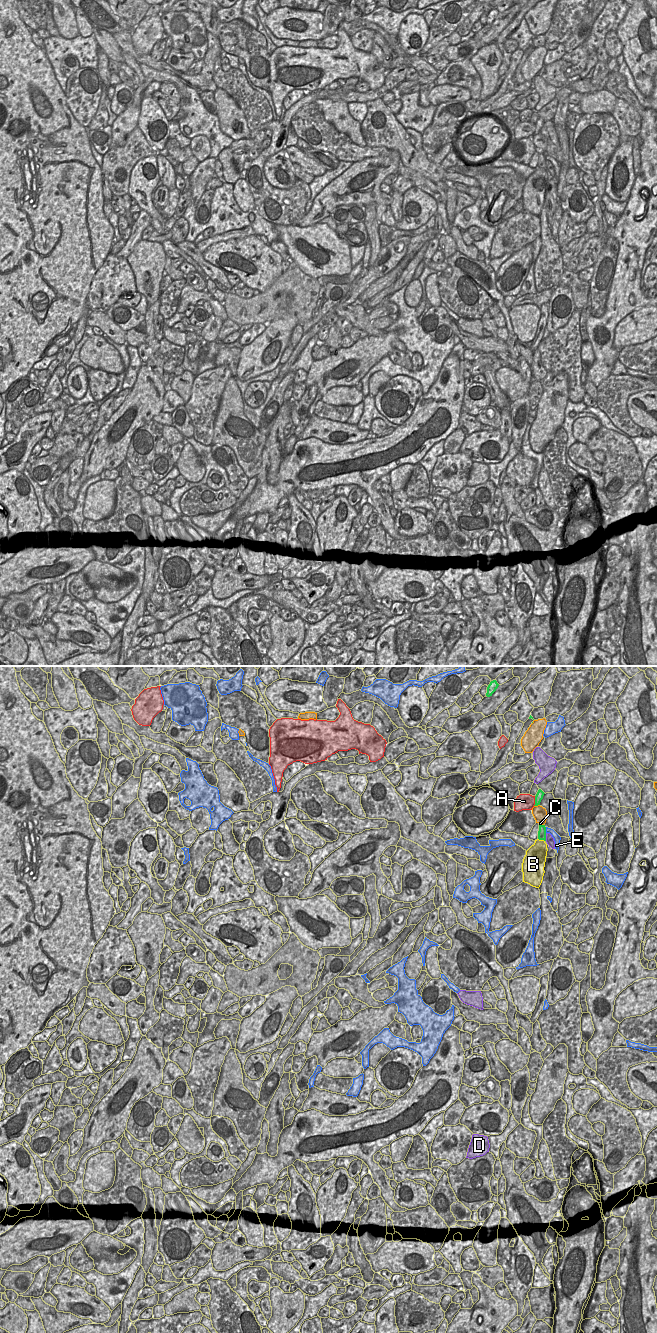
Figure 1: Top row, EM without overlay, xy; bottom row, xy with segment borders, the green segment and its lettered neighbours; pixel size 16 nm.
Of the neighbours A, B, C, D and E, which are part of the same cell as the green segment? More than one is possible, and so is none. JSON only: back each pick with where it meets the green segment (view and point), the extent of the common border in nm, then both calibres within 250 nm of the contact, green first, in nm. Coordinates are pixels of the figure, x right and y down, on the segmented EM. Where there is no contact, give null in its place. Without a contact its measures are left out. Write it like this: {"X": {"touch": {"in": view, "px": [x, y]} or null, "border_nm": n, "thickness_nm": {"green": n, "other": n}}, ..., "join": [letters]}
{"join": []}

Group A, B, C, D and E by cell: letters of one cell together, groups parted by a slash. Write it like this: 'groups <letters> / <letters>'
groups A / B / C / D / E

